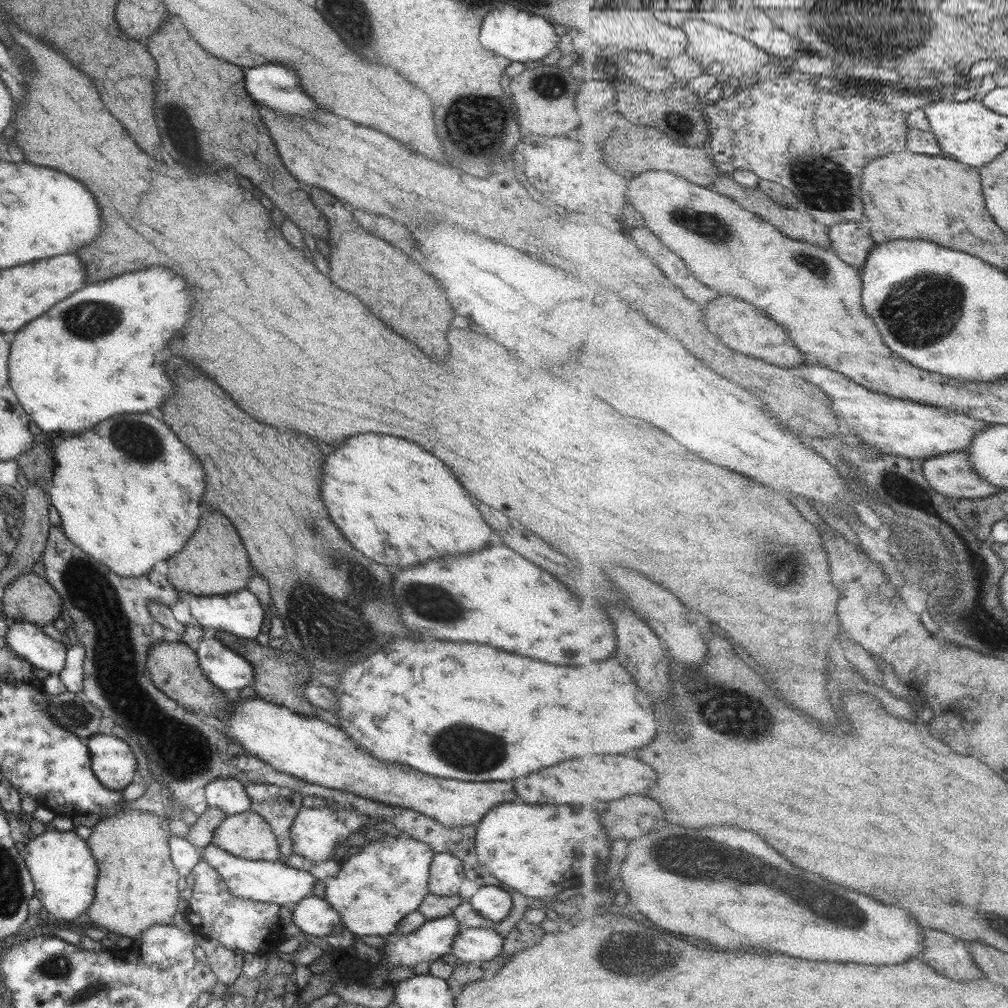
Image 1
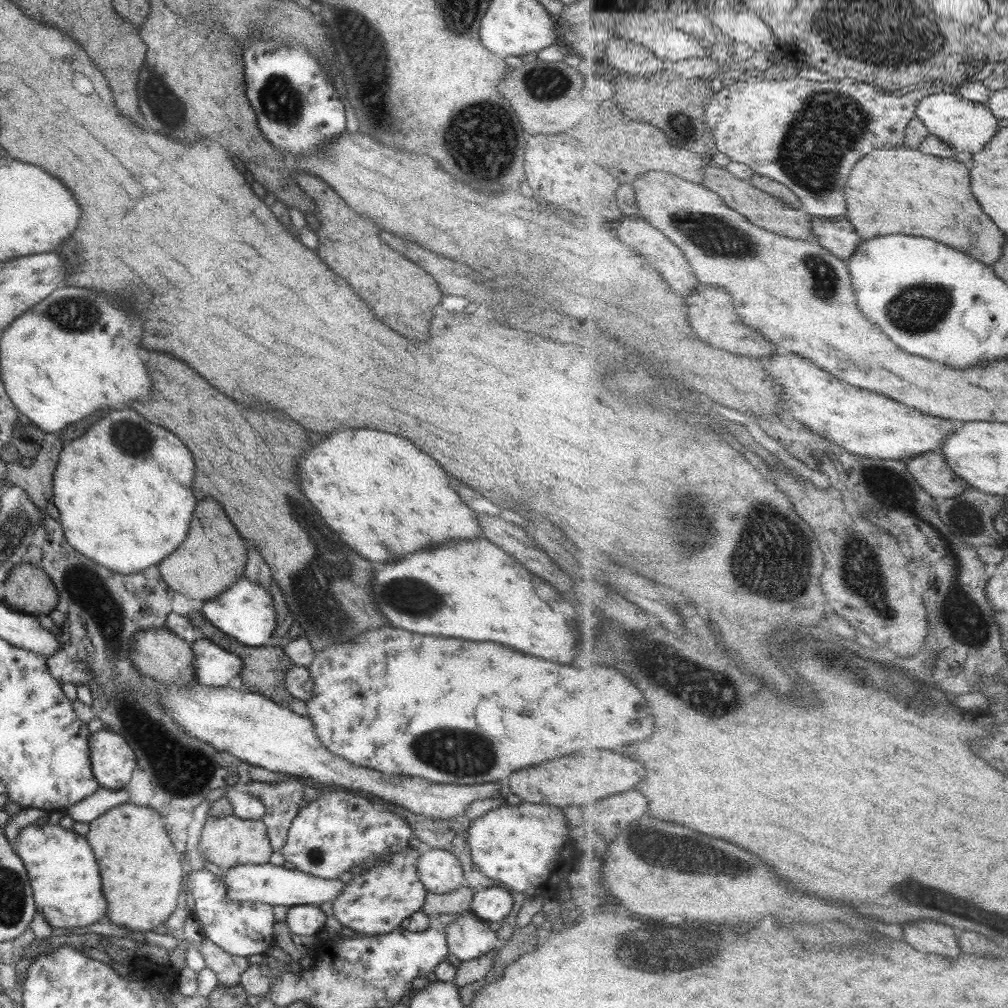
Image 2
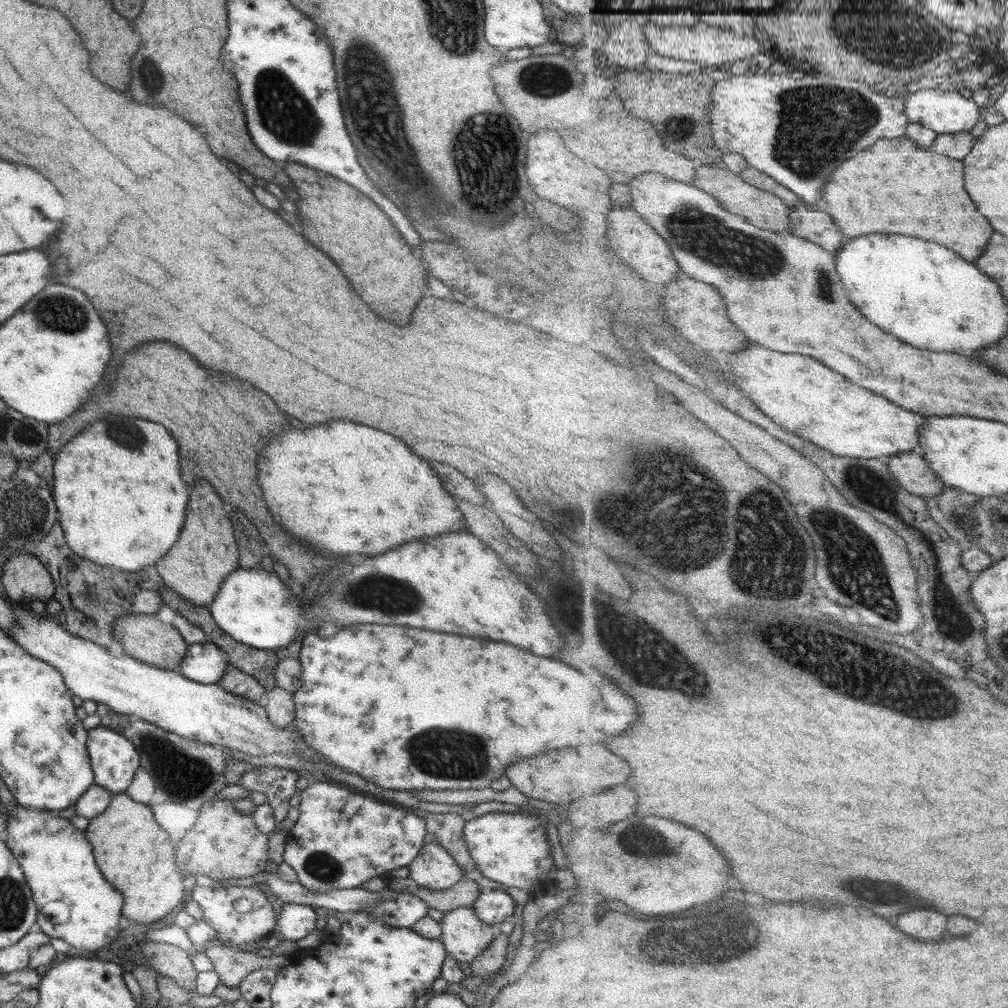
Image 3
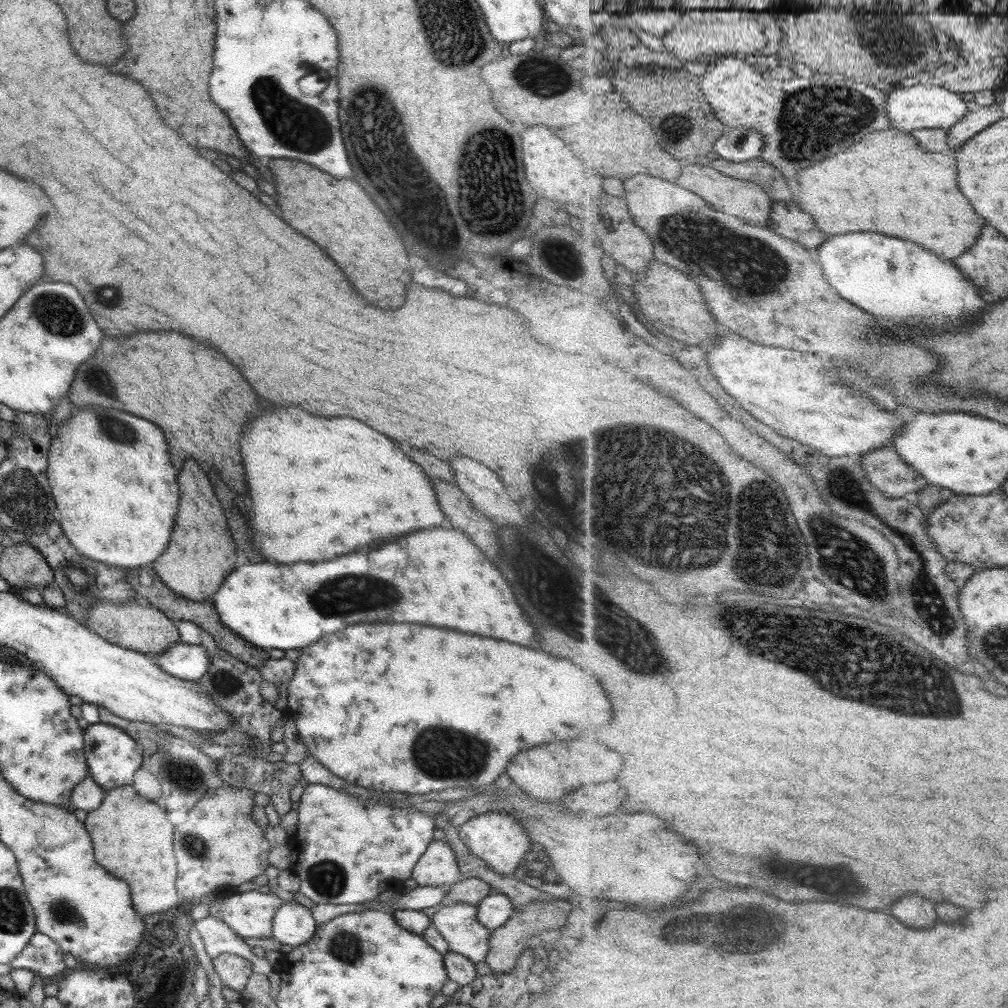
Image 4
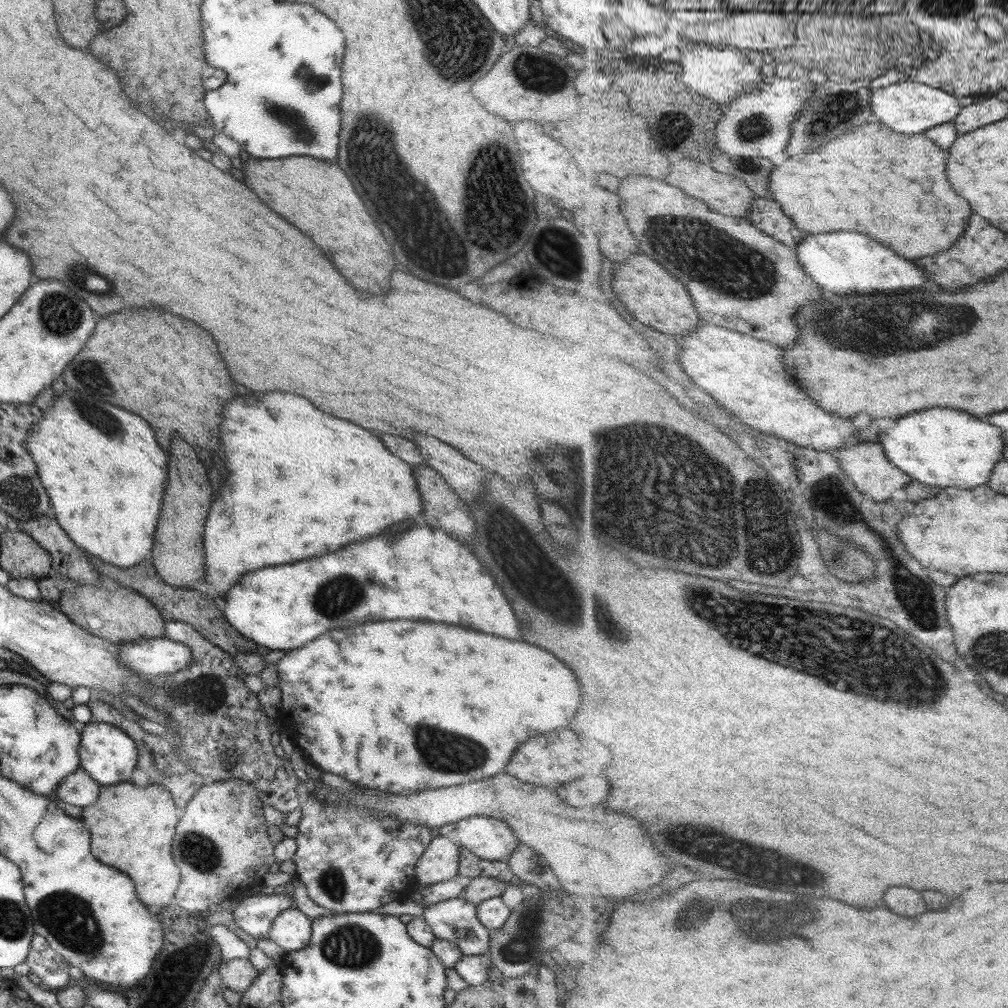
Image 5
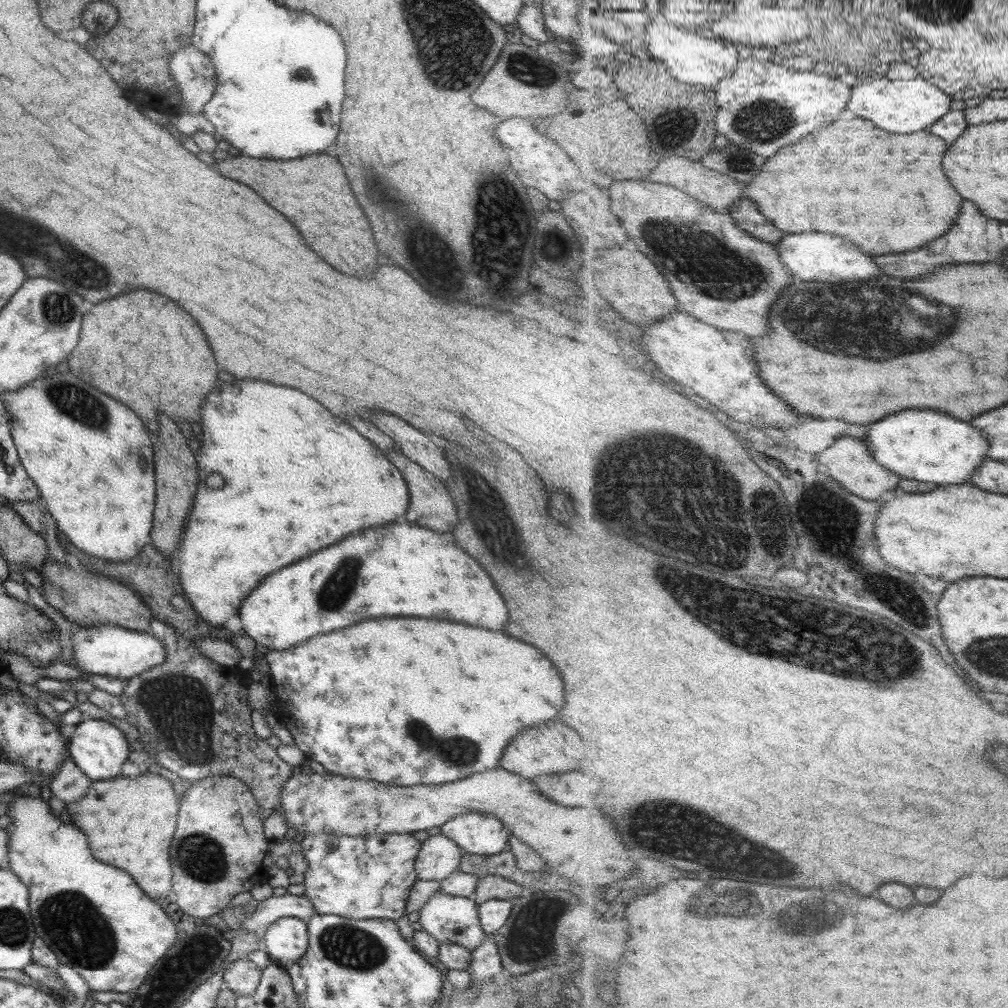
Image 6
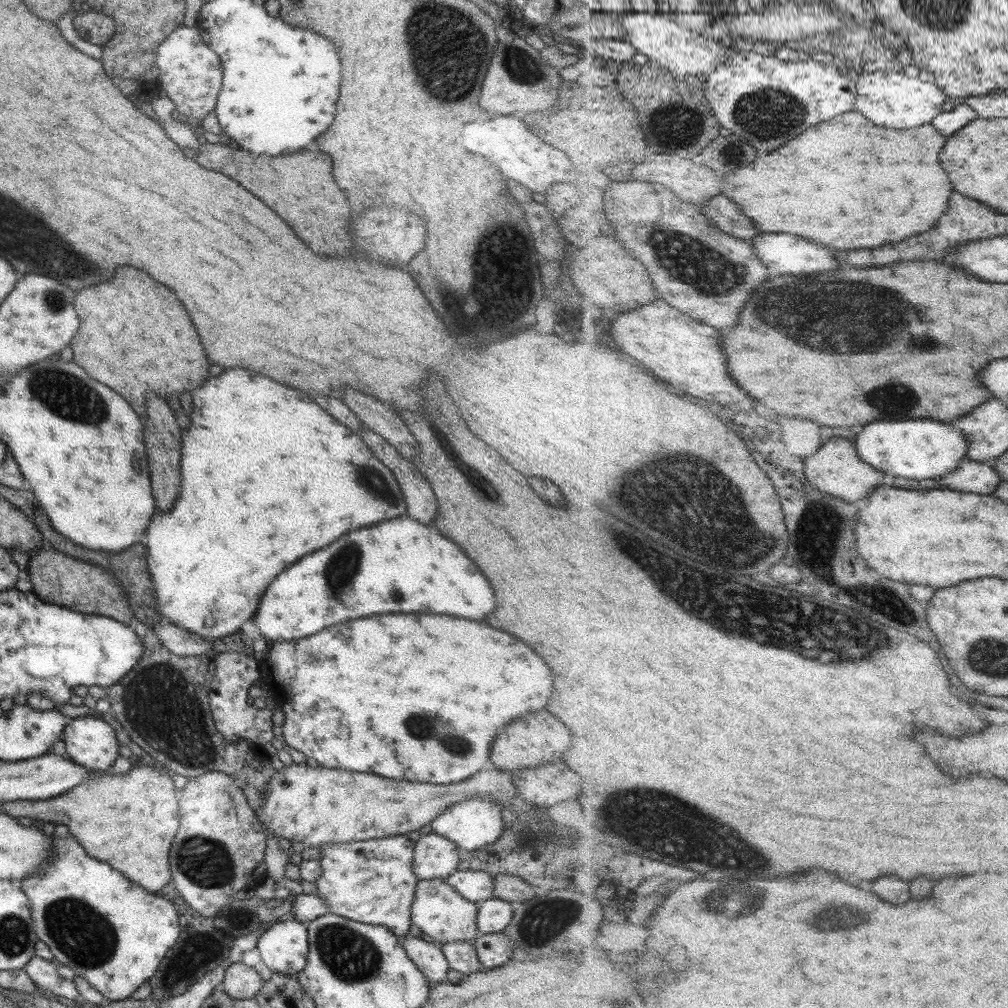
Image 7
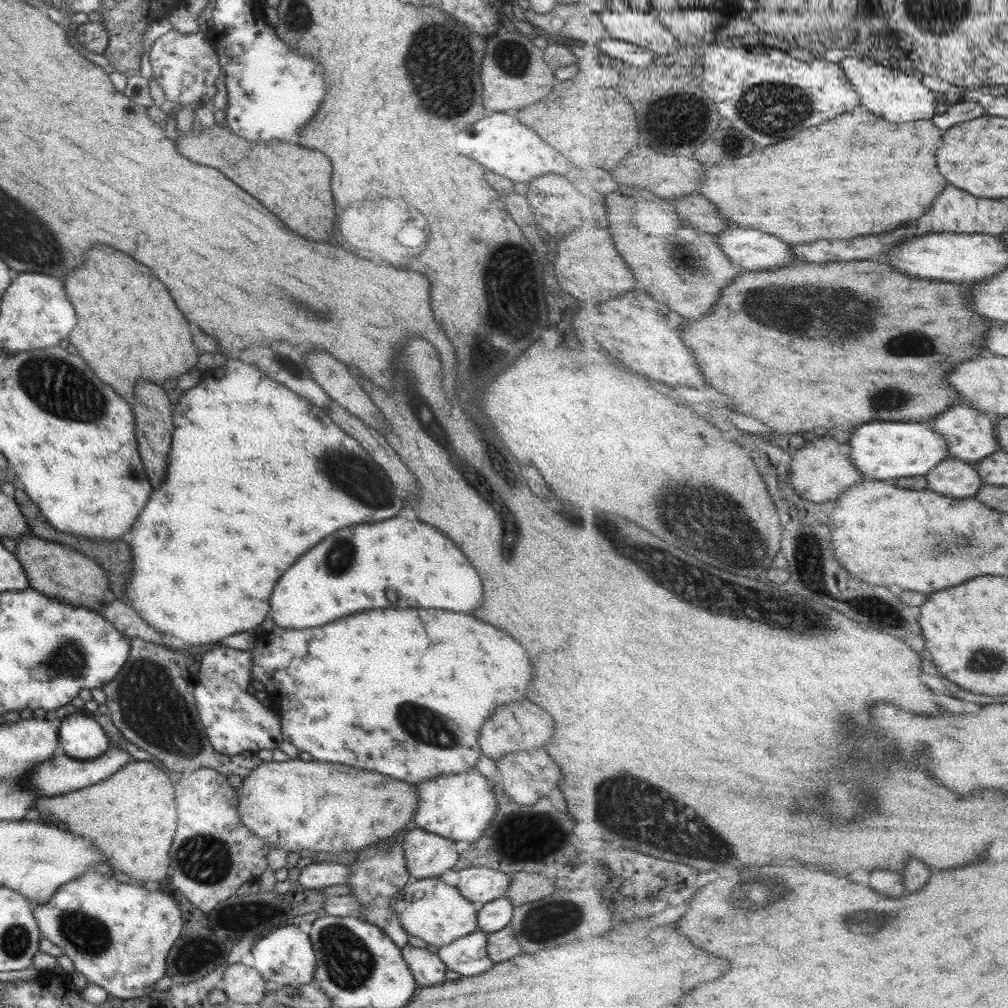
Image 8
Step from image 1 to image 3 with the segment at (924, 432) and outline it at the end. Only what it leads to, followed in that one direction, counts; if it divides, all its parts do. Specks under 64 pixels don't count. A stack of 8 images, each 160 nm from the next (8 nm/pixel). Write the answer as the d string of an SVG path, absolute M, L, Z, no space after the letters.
M751 343L751 348L745 348L739 354L731 354L729 362L735 370L735 384L751 397L757 408L785 430L798 434L833 454L851 458L881 459L919 450L920 432L928 422L922 414L907 410L883 395L849 382L845 376L841 376L830 366L821 364L817 358L805 354L783 354Z

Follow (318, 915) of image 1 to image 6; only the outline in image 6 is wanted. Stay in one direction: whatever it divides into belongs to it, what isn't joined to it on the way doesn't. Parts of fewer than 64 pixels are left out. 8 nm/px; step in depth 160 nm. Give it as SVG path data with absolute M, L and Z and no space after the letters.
M285 917L277 919L262 931L261 945L268 958L279 966L293 962L304 953L308 945L308 934L305 921L298 918Z

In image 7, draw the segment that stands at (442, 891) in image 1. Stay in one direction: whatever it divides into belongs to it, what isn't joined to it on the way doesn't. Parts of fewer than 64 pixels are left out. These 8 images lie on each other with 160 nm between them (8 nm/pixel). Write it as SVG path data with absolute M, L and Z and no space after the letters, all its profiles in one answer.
M435 833L420 835L414 843L412 871L418 880L446 879L456 870L458 846Z

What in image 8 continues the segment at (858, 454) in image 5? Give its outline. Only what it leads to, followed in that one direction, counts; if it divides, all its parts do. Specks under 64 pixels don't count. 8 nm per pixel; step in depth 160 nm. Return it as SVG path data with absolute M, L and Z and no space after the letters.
M830 435L817 438L808 437L805 445L792 452L794 460L789 465L791 484L799 494L811 502L835 502L846 490L859 484L865 478L862 472L854 465L848 454L843 454L843 446Z

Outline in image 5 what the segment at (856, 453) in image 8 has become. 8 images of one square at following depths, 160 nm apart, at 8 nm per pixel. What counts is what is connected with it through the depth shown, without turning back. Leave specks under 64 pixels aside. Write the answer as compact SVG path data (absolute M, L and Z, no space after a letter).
M931 408L909 414L880 436L886 455L912 479L942 488L957 486L973 490L987 485L995 467L1004 459L1006 438L993 423L951 408Z

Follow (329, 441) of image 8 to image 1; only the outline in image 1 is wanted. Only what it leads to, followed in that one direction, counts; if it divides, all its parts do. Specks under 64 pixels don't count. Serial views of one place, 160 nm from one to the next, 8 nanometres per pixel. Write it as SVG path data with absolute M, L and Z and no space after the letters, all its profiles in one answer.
M357 434L341 444L333 454L325 456L321 482L321 496L329 510L329 518L355 550L377 564L403 570L423 564L425 560L429 562L451 554L473 554L494 541L492 528L469 502L455 476L451 472L447 474L447 466L413 442L387 434Z

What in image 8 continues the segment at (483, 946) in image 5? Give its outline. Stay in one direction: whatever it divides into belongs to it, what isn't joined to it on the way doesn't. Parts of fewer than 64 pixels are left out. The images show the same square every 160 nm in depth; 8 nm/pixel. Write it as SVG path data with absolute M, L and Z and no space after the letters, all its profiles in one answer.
M438 877L411 880L392 898L390 909L396 912L400 925L409 936L417 936L437 949L478 930L473 903L463 898L455 887L447 886Z

